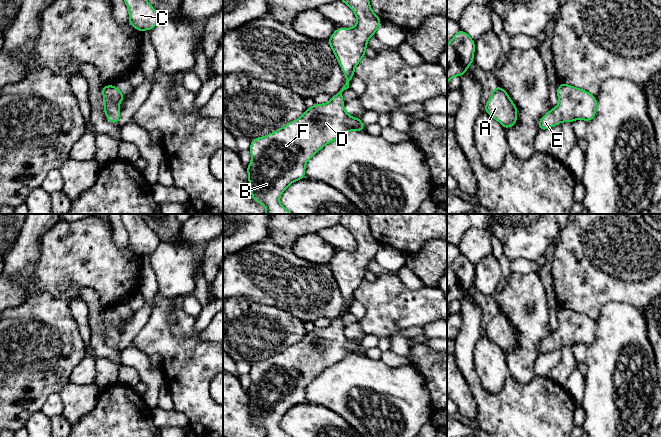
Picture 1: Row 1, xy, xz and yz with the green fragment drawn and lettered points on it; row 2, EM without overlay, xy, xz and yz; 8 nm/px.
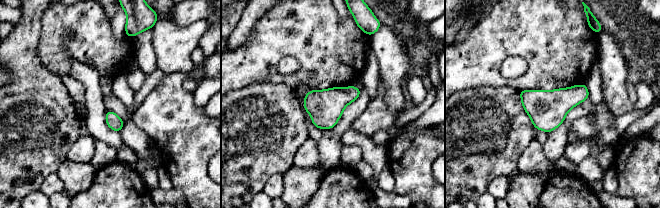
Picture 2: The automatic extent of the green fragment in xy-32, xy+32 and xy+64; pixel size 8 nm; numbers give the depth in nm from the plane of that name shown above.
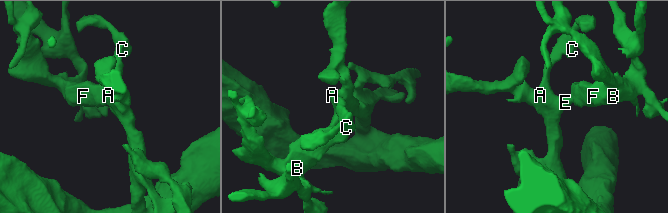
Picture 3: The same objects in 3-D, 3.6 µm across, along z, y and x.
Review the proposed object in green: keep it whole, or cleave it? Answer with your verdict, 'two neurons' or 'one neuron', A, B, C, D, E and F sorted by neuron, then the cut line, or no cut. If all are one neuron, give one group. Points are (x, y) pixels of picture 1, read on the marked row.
one neuron | A B C D E F | no cut

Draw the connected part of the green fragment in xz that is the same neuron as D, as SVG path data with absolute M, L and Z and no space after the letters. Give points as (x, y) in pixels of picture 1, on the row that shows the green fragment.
M341 0L348 5L357 18L353 28L337 28L328 39L339 65L346 76L346 83L342 89L326 104L314 104L307 108L304 114L283 128L277 129L267 136L251 140L250 153L252 161L247 166L249 186L255 202L266 207L265 214L291 214L279 203L279 197L293 182L305 178L305 165L307 161L326 144L339 139L349 131L363 131L361 118L353 118L344 110L342 92L349 88L354 76L356 65L365 56L368 39L375 35L381 19L374 14L369 0Z

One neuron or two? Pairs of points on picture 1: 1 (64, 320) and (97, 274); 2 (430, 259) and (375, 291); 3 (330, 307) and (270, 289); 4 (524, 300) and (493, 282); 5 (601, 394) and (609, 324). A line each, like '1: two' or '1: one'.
1: two
2: two
3: one
4: two
5: one

